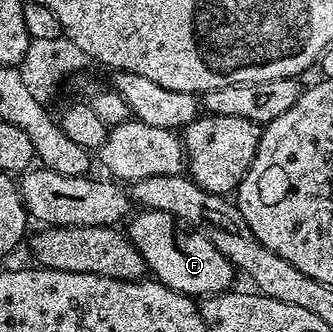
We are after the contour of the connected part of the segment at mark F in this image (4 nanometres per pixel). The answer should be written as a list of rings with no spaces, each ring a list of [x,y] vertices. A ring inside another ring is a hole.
[[[142,208],[137,212],[128,218],[127,236],[139,255],[143,255],[148,272],[161,284],[194,299],[224,293],[232,286],[229,284],[235,278],[234,267],[215,247],[215,243],[211,243],[211,239],[188,225],[182,225],[167,211]]]

